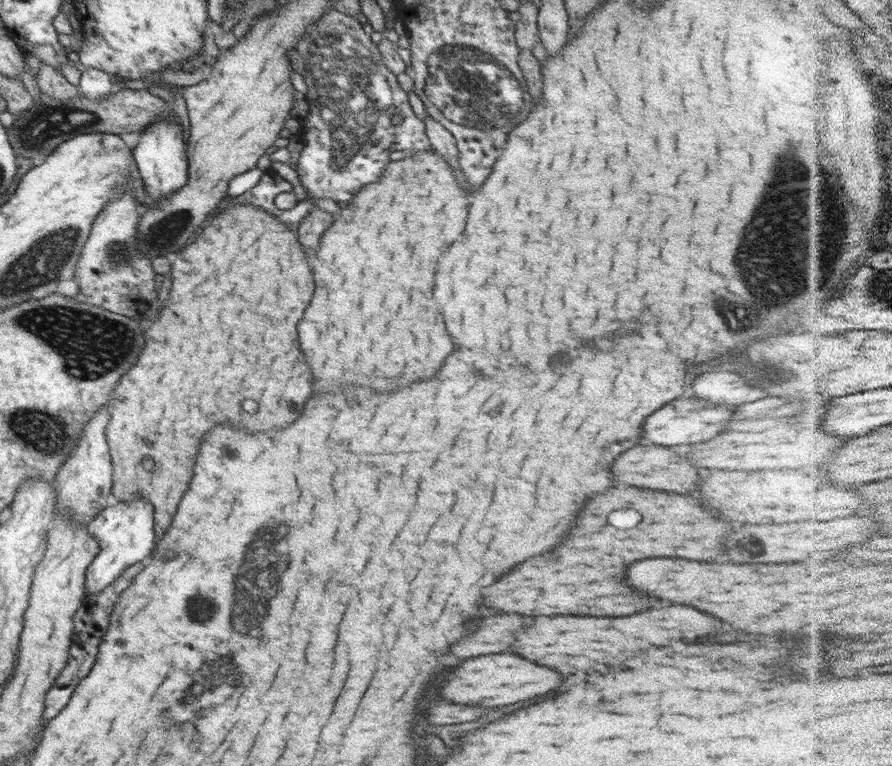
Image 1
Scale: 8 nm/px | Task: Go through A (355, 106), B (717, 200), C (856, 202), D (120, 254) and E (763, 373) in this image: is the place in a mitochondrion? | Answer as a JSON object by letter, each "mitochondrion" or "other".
{"A":"mitochondrion","B":"other","C":"other","D":"mitochondrion","E":"mitochondrion"}

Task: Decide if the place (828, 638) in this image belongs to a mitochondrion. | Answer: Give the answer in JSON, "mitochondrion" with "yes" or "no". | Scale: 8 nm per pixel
{"mitochondrion":"no"}

